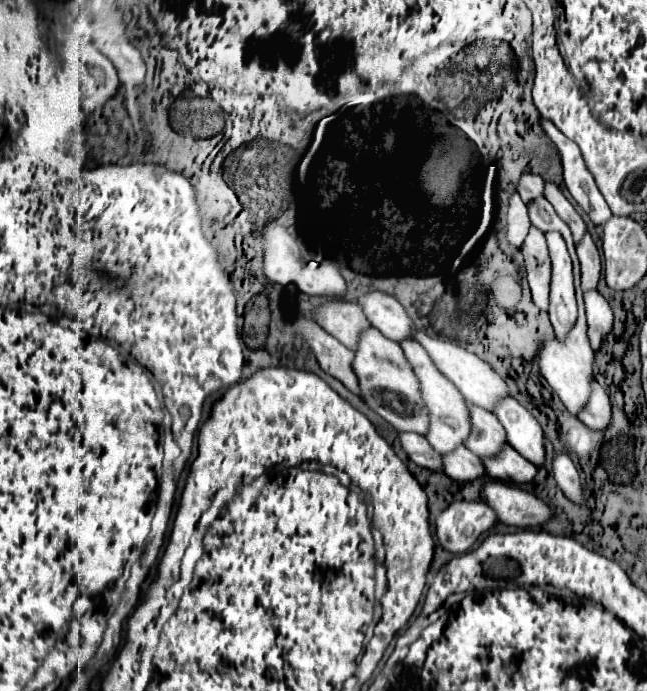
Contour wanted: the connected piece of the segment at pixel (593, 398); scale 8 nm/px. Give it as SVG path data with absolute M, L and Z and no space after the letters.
M591 382L591 394L587 406L577 414L577 418L591 430L605 430L609 426L611 420L609 396L597 382Z

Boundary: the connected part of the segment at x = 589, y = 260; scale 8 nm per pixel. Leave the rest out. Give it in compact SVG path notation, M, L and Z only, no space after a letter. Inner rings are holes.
M585 232L585 236L575 244L575 250L581 262L581 288L595 290L601 274L601 258L589 232Z

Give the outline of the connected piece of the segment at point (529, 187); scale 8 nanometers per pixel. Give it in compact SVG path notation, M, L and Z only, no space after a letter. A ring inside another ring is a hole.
M523 172L517 184L517 192L521 196L521 200L527 204L529 200L535 200L537 196L543 196L543 178L539 174L533 172Z

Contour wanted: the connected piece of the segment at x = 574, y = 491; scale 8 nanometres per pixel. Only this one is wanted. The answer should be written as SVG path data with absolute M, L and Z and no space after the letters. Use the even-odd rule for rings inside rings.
M563 452L553 454L551 468L553 468L553 478L559 484L559 488L565 492L565 496L569 500L573 500L575 504L583 504L585 502L583 486L581 486L579 472L575 470L571 458L567 454L563 454Z

